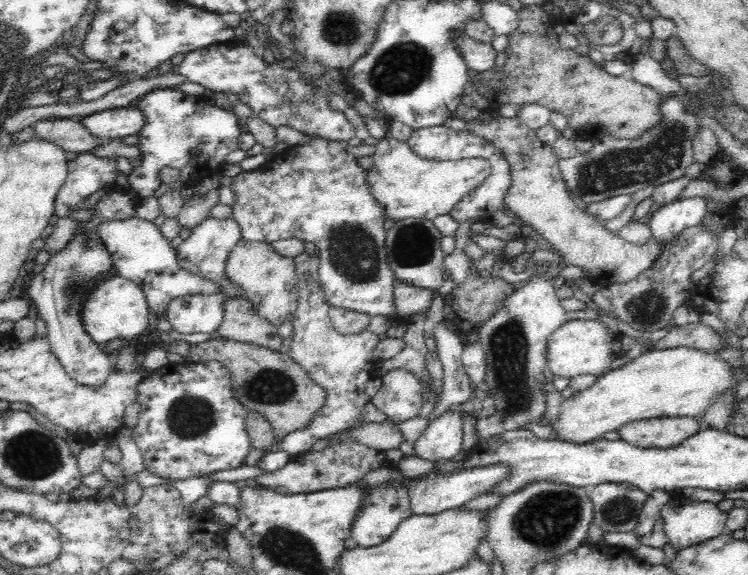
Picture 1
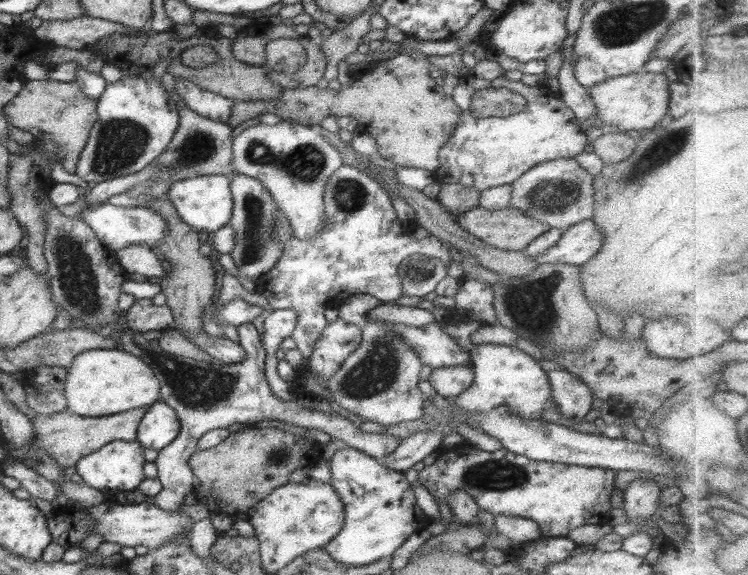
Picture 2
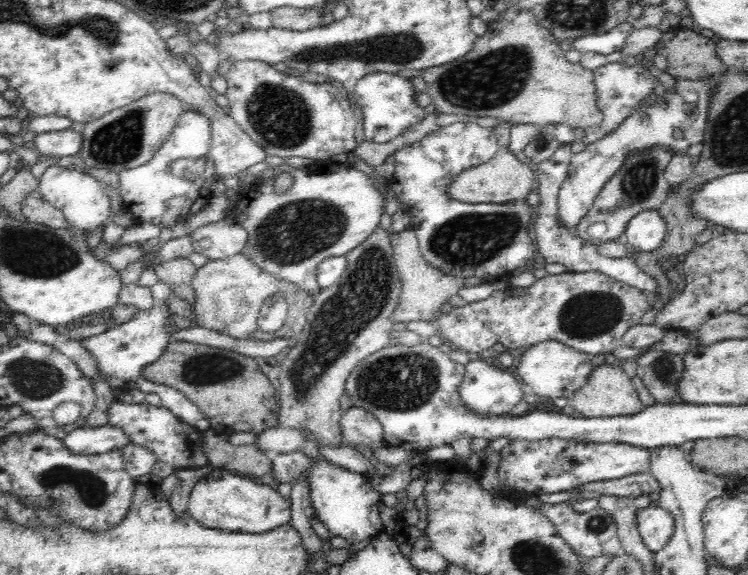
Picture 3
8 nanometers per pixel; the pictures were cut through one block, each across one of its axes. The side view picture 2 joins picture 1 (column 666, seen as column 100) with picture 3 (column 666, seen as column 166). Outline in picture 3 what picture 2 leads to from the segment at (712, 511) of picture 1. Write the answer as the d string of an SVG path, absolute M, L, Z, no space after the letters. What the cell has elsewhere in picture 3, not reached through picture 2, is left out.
M648 506L636 511L636 522L640 536L650 552L664 548L674 532L674 518L660 506Z

